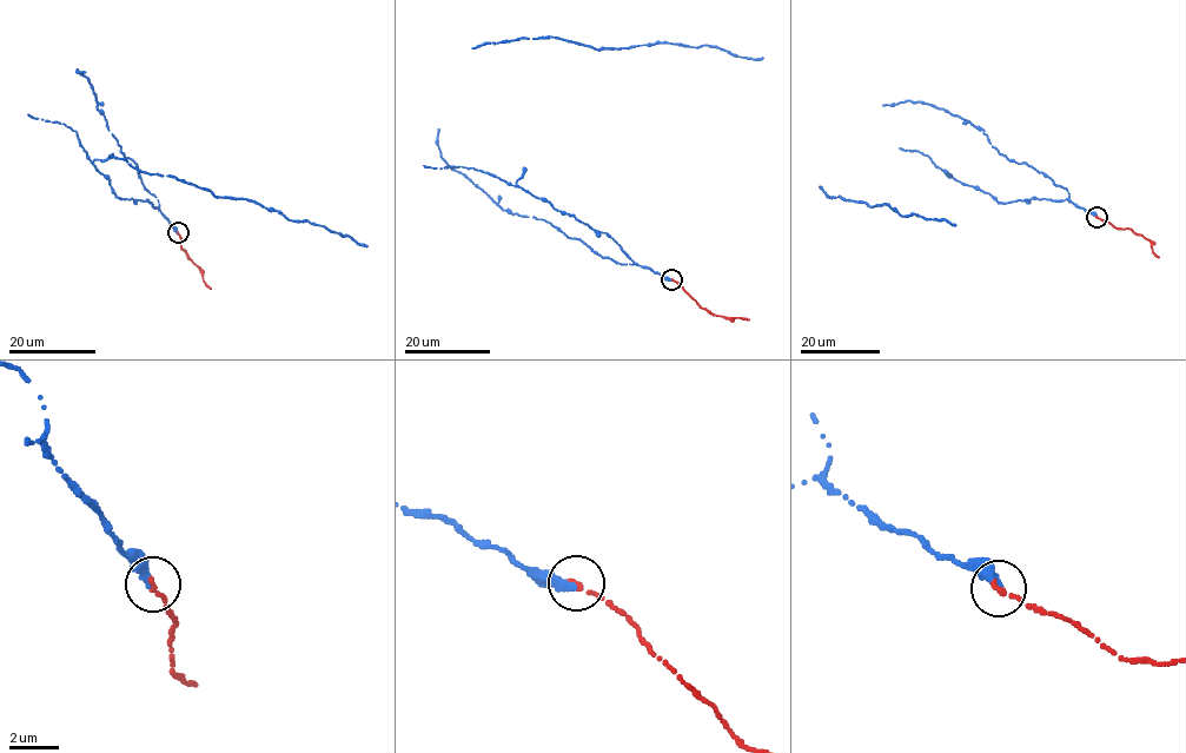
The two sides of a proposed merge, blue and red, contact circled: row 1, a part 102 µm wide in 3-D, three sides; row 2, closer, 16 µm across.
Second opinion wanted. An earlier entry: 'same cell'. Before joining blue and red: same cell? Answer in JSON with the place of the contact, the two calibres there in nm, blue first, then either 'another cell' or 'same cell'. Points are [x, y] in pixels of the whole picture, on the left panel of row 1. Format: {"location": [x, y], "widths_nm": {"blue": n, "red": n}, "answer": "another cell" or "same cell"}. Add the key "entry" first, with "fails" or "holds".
{"entry": "holds", "location": [178, 232], "widths_nm": {"blue": 360, "red": 240}, "answer": "same cell"}

